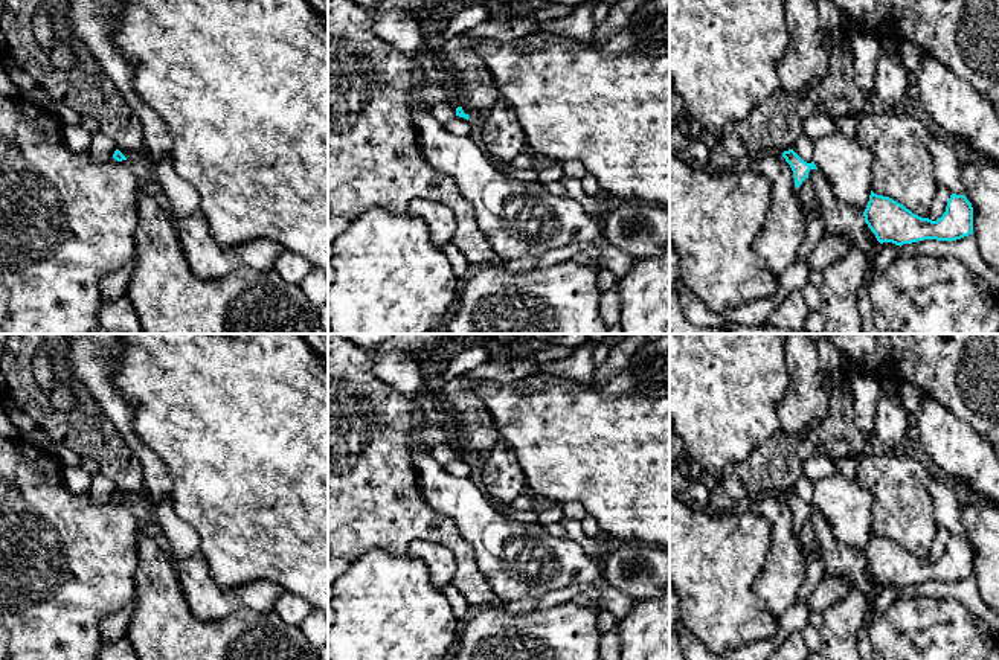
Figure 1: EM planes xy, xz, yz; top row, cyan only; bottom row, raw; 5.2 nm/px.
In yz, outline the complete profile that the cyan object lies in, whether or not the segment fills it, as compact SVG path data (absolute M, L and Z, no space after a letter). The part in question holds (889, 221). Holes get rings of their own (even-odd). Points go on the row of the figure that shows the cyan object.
M871 191L865 223L880 244L912 244L924 239L956 241L973 233L973 207L965 195L952 194L936 221L921 218L889 197Z

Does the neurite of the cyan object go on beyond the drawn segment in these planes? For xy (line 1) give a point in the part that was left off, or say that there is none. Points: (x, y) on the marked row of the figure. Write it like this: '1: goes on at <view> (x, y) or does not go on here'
1: does not go on here

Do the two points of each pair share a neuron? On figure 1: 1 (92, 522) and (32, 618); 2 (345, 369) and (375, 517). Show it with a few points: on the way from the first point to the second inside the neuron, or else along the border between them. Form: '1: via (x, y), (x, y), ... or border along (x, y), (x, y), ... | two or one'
1: via (77, 546), (48, 575), (48, 593) | one
2: via (374, 404), (391, 424), (375, 441), (375, 479) | one

